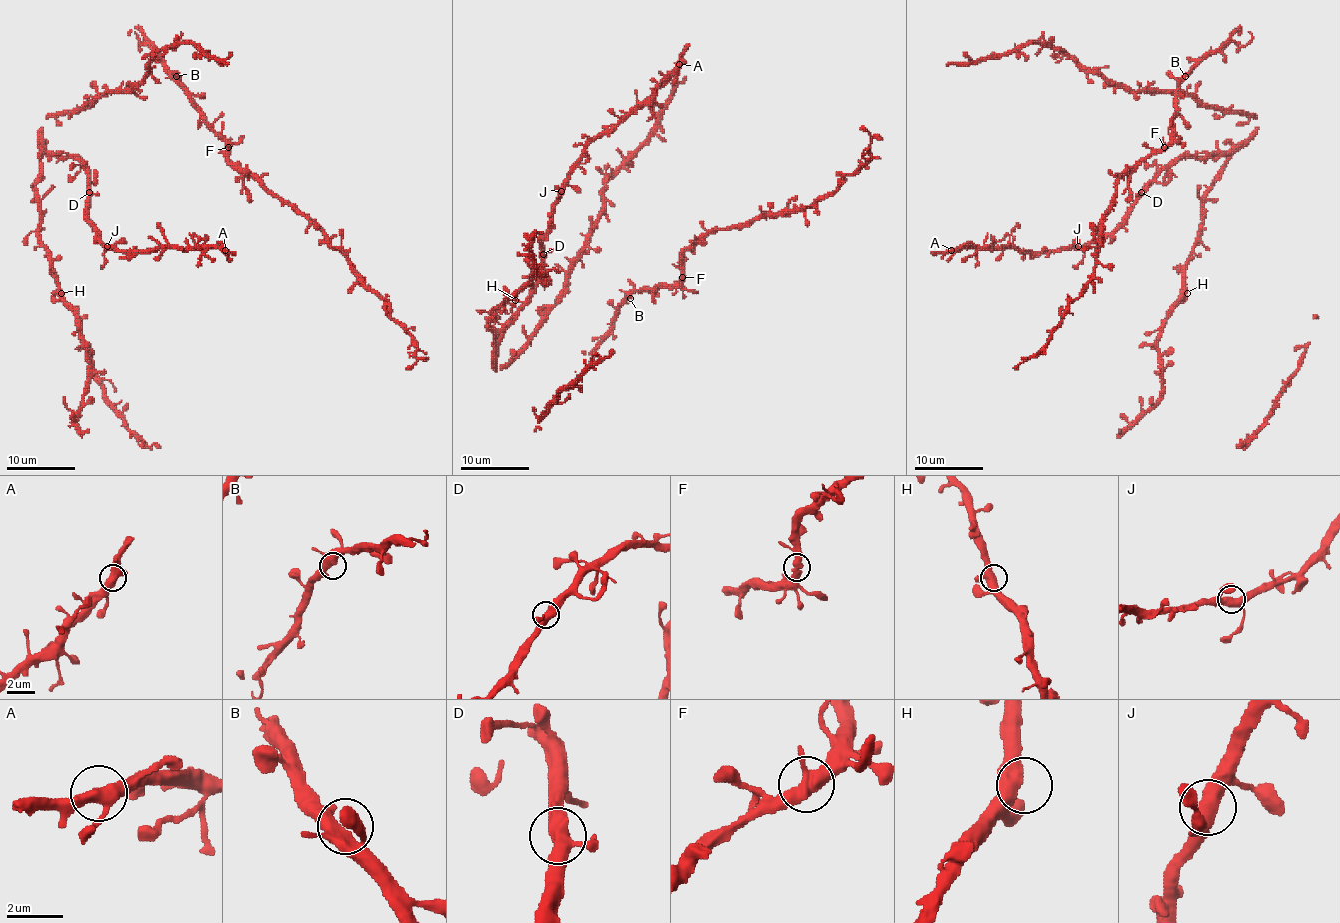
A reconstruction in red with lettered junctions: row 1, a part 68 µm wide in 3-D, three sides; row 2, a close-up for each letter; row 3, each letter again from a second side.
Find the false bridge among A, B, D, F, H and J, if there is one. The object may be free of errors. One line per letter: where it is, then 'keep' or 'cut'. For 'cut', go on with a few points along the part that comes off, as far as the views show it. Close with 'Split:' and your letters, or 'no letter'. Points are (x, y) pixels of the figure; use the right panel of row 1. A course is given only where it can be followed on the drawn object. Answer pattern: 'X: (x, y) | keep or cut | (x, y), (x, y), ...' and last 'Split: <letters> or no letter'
A: (951, 250) | keep
B: (1185, 76) | keep
D: (1141, 192) | keep
F: (1164, 147) | keep
H: (1187, 293) | keep
J: (1078, 246) | keep
Split: no letter

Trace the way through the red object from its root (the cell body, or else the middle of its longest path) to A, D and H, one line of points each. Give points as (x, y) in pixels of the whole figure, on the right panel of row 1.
A: (1219, 110), (1252, 113), (1257, 130), (1228, 151), (1171, 161), (1110, 233), (1081, 246), (1045, 252), (951, 250)
D: (1219, 110), (1252, 113), (1257, 119), (1257, 130), (1228, 151), (1183, 156), (1171, 161), (1141, 192)
H: (1219, 110), (1252, 113), (1257, 119), (1257, 130), (1231, 156), (1206, 197), (1200, 240), (1185, 269), (1187, 293)

